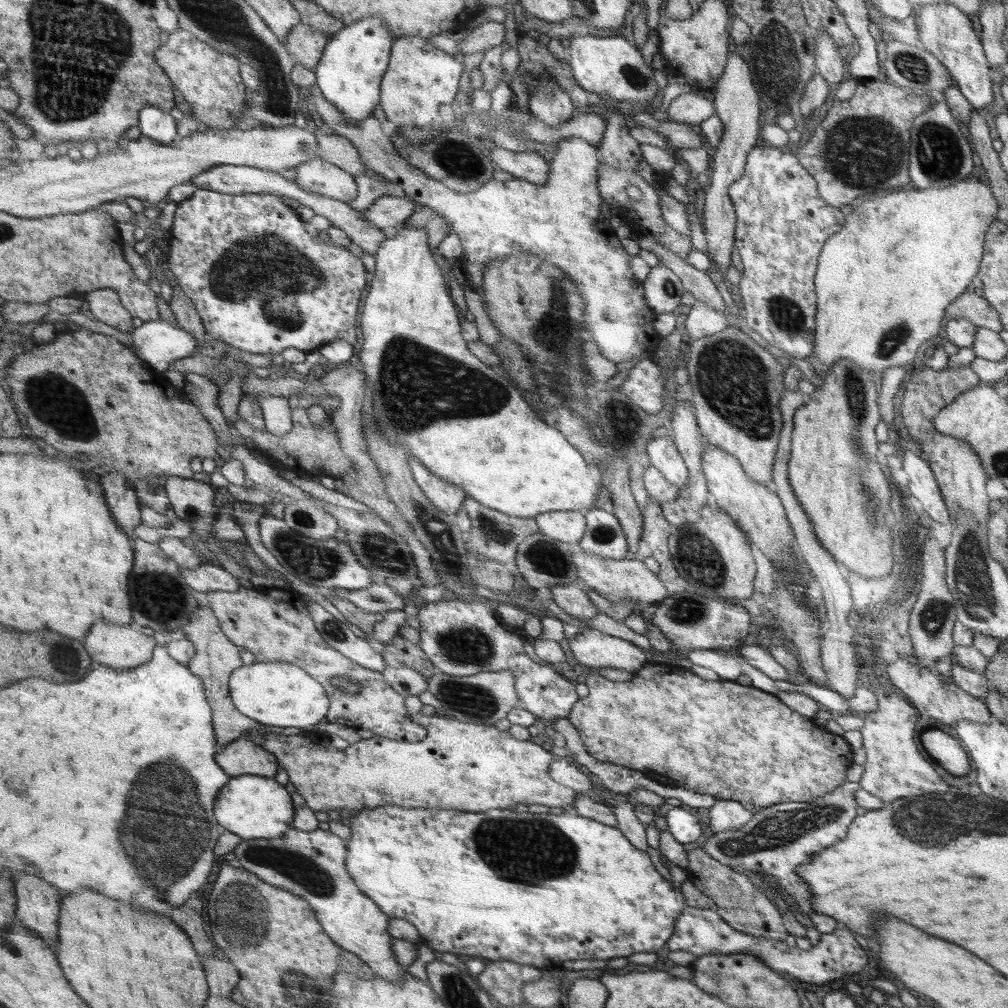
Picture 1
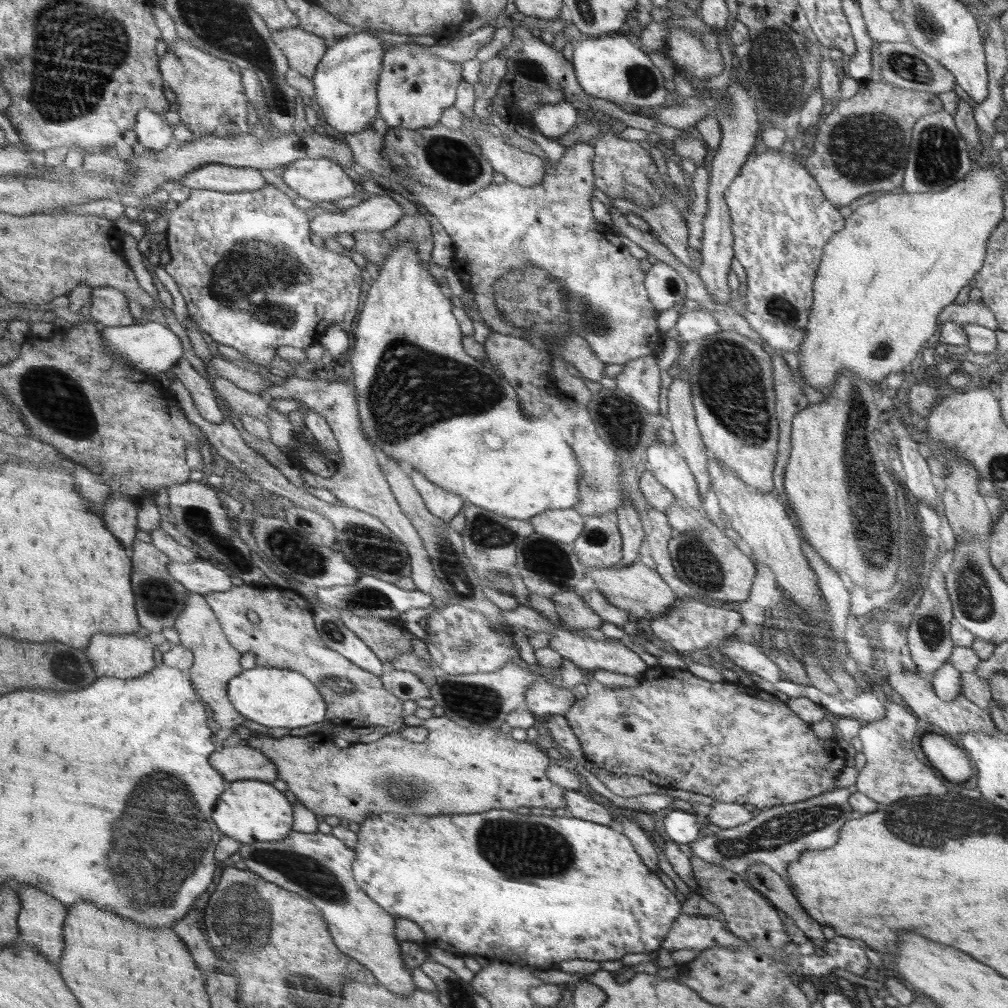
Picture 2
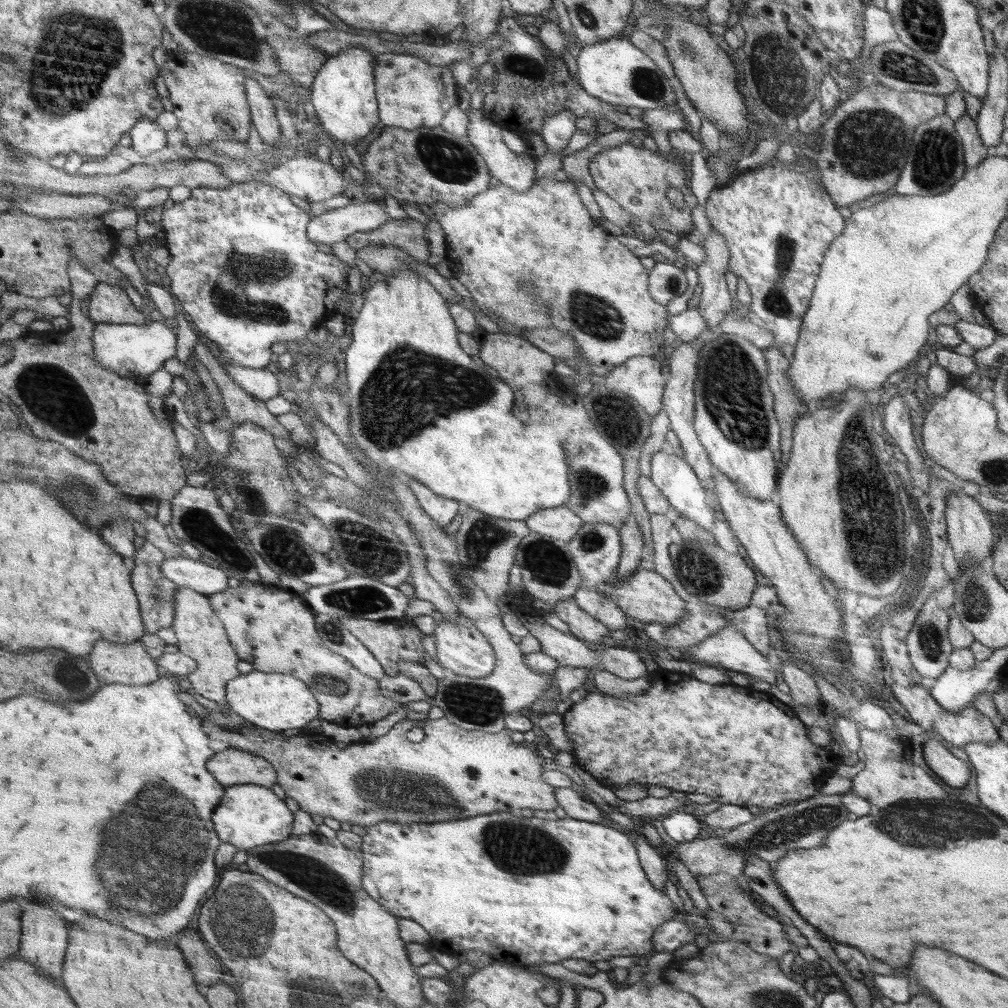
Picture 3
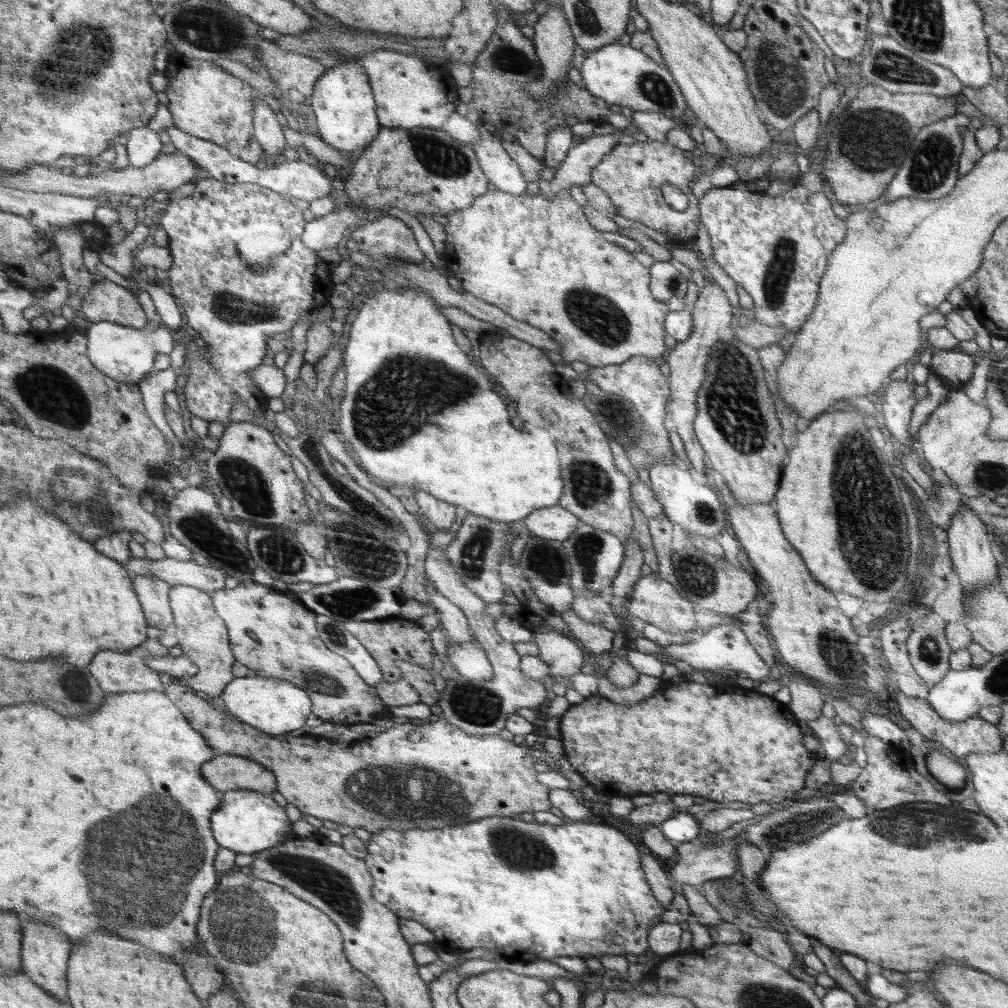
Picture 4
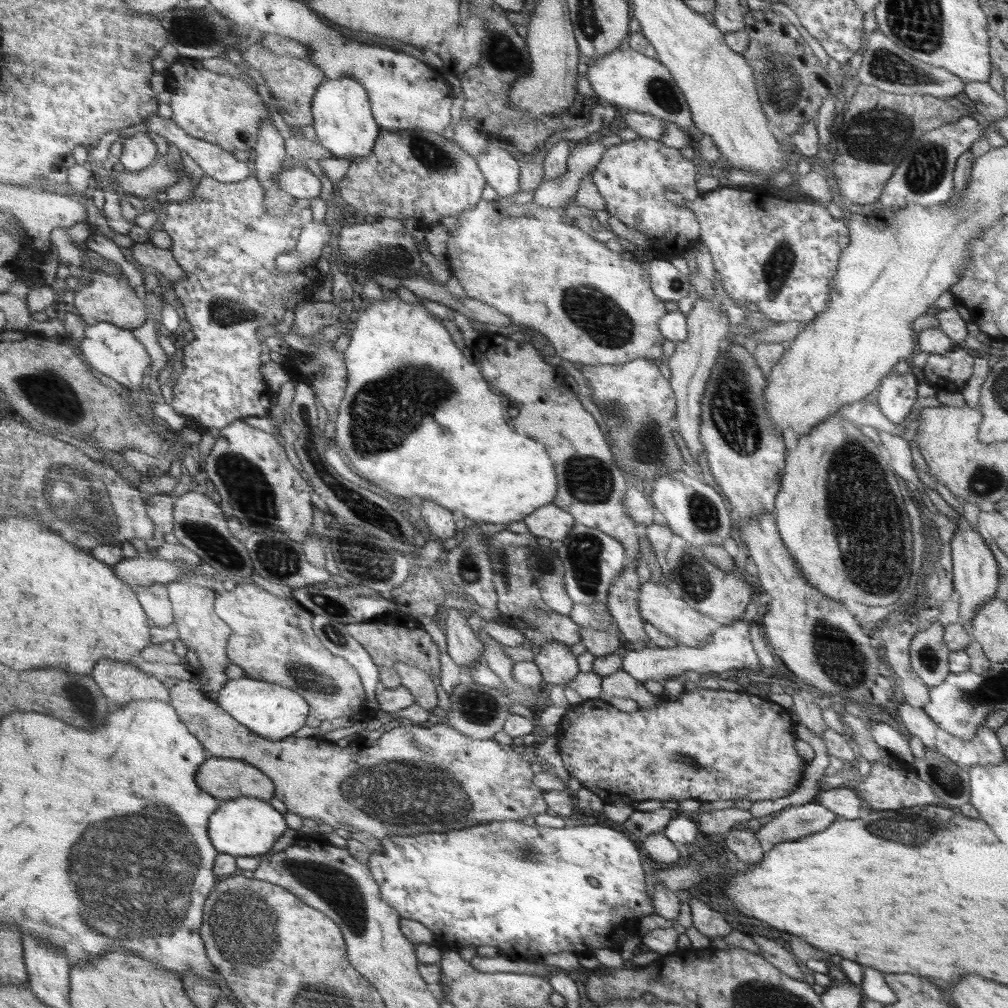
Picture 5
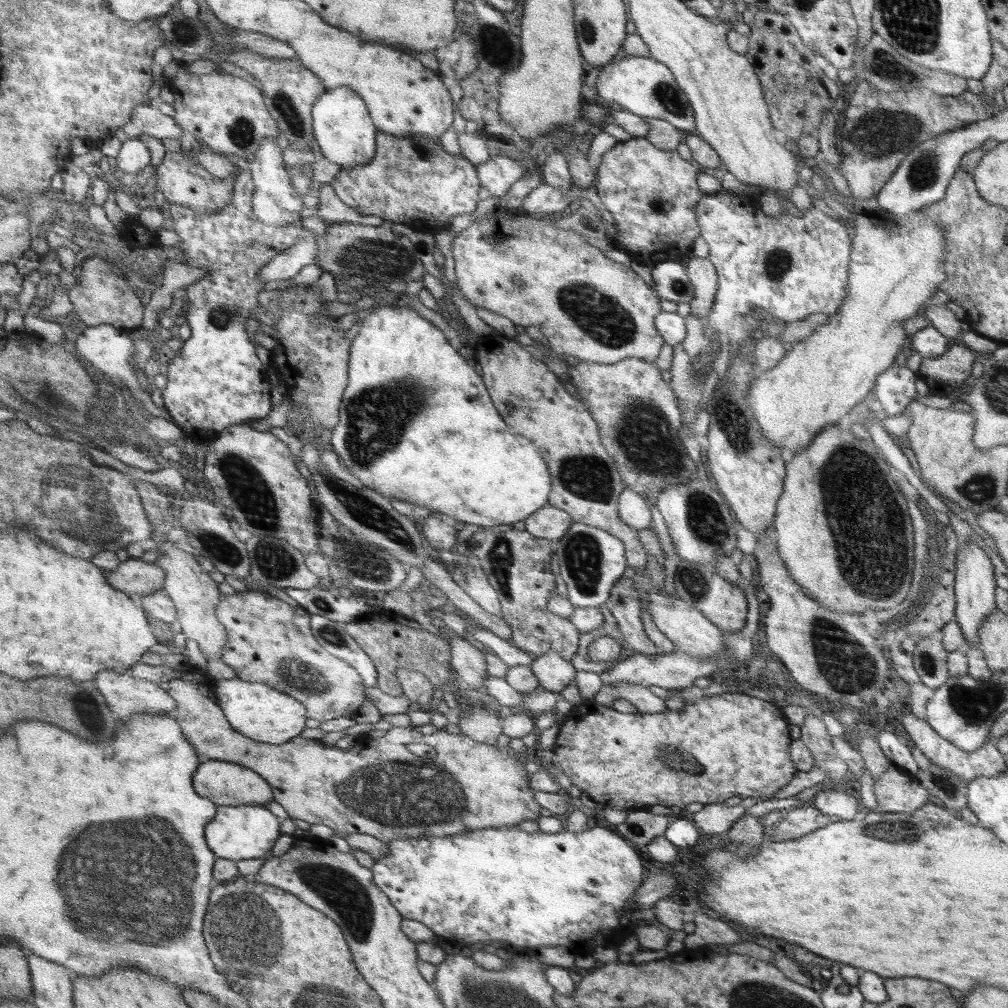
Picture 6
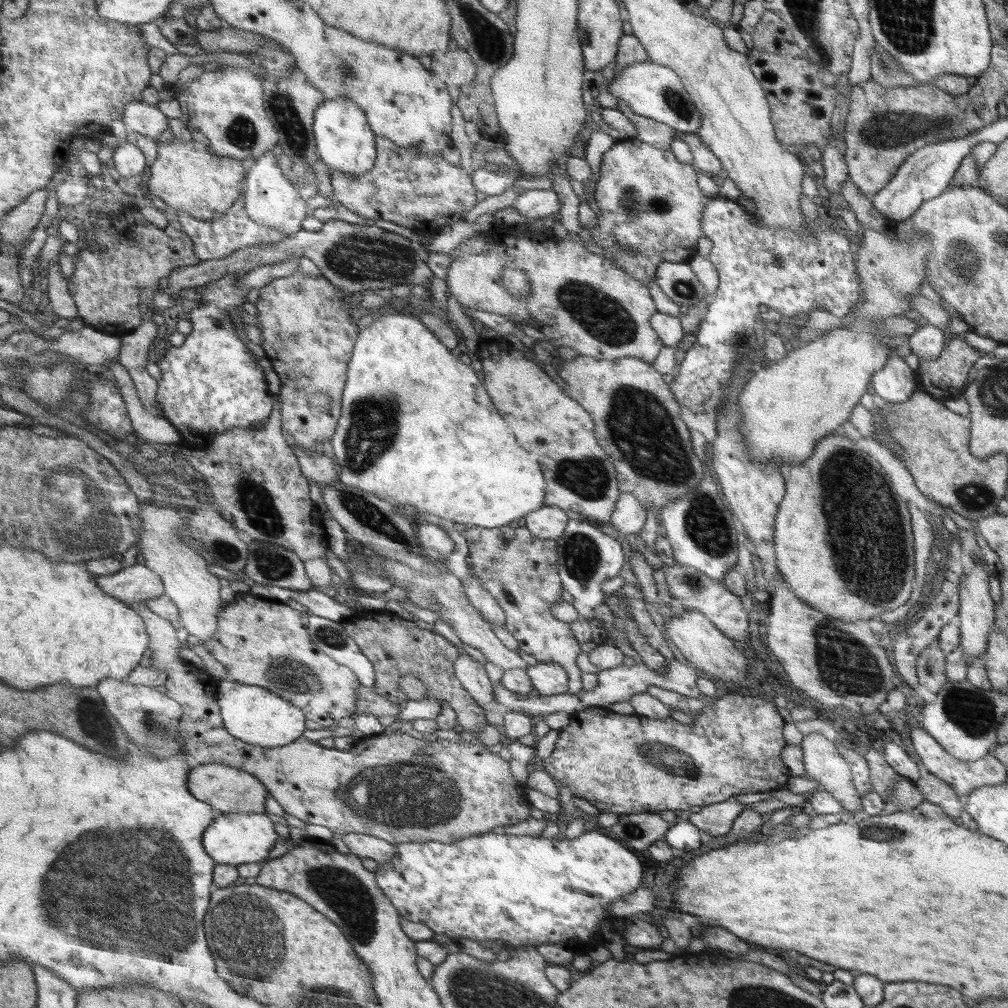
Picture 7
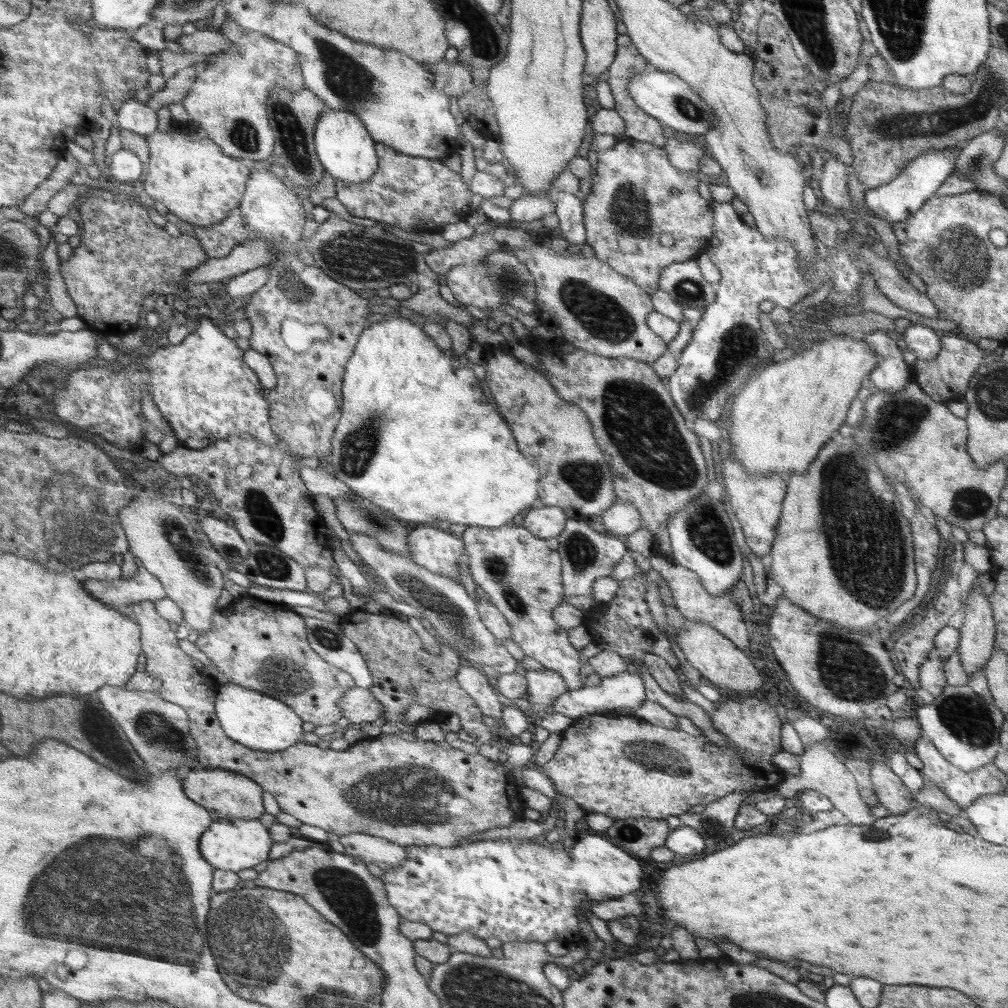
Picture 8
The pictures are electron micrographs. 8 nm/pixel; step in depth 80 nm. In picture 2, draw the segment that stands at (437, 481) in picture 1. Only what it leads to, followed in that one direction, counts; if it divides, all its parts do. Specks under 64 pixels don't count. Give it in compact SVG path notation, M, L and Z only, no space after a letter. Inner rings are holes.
M413 471L408 476L423 498L425 507L432 514L449 523L454 516L462 512L465 500L459 494L442 490L432 484L421 472Z

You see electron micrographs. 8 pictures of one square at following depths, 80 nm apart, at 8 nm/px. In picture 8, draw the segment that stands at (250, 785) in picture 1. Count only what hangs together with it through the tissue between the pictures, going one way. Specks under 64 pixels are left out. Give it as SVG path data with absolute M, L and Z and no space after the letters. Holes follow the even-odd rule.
M218 818L211 829L204 834L202 851L216 868L240 872L246 868L256 868L256 864L264 863L268 858L272 840L268 830L260 824L259 819Z

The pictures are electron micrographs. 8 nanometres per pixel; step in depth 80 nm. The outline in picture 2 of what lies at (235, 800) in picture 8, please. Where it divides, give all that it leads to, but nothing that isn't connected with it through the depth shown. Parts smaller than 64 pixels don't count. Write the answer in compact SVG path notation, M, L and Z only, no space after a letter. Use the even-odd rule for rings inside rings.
M244 742L219 748L211 757L211 762L229 784L248 779L274 782L279 776L278 768L267 755Z

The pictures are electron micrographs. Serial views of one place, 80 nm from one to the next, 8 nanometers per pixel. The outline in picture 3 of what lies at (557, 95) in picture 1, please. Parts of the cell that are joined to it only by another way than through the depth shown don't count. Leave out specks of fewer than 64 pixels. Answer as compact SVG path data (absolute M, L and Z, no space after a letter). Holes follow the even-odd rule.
M563 110L562 112L557 112L557 114L547 116L543 122L541 132L547 150L550 150L551 153L556 153L566 148L572 134L577 130L575 122L576 117L569 110Z

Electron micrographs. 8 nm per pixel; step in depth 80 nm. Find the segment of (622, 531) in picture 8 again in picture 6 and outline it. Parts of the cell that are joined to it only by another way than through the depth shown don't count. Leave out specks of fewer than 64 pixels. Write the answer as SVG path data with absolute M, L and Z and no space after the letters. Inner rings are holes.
M625 488L619 497L619 517L628 526L638 530L654 526L647 500L642 495L636 494L636 491Z

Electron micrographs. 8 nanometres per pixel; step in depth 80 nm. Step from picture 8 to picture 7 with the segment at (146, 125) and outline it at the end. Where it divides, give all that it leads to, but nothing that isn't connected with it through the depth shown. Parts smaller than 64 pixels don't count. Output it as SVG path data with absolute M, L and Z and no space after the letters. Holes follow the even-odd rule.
M145 101L131 102L124 113L123 122L127 131L134 131L150 138L158 138L170 128L170 117L164 115L158 105Z

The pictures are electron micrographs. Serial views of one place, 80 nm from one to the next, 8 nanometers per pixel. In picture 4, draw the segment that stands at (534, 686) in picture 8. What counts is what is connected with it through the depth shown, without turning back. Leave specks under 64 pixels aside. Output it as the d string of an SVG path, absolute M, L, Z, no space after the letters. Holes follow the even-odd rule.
M541 628L535 630L533 640L536 642L540 660L548 665L548 675L552 679L573 677L581 673L588 652L580 649L575 640L568 639L556 630Z

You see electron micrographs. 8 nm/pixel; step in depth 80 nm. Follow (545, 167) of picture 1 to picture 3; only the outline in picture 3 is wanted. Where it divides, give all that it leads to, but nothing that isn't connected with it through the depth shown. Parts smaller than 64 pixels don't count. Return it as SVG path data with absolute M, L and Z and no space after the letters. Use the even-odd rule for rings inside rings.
M482 111L469 114L469 129L467 137L472 143L472 146L479 151L480 156L483 156L487 162L488 171L491 172L492 178L497 178L502 185L514 189L516 192L526 192L533 185L535 185L535 165L538 163L536 157L531 156L529 153L518 155L510 150L503 141L501 136L501 128L491 120L488 120Z

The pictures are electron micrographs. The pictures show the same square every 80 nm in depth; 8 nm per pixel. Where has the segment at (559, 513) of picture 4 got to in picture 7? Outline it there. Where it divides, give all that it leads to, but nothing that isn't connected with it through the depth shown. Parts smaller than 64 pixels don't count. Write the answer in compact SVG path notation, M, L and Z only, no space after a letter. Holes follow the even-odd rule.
M542 505L538 510L533 510L524 517L526 528L533 535L544 539L557 539L562 536L567 528L568 516L559 506Z

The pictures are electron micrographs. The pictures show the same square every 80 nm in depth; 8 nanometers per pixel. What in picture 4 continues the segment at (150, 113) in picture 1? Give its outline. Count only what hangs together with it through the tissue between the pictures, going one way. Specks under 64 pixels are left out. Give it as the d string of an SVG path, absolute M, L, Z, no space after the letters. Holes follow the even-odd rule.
M146 126L128 134L127 150L132 167L146 167L155 162L165 150L167 137Z

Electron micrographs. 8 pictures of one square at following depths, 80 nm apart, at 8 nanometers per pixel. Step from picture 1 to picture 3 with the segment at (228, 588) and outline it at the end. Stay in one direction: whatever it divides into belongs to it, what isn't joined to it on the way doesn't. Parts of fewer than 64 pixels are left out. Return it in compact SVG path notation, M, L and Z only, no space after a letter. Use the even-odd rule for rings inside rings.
M169 557L161 564L160 573L180 587L188 587L209 596L229 587L228 574L202 558Z

